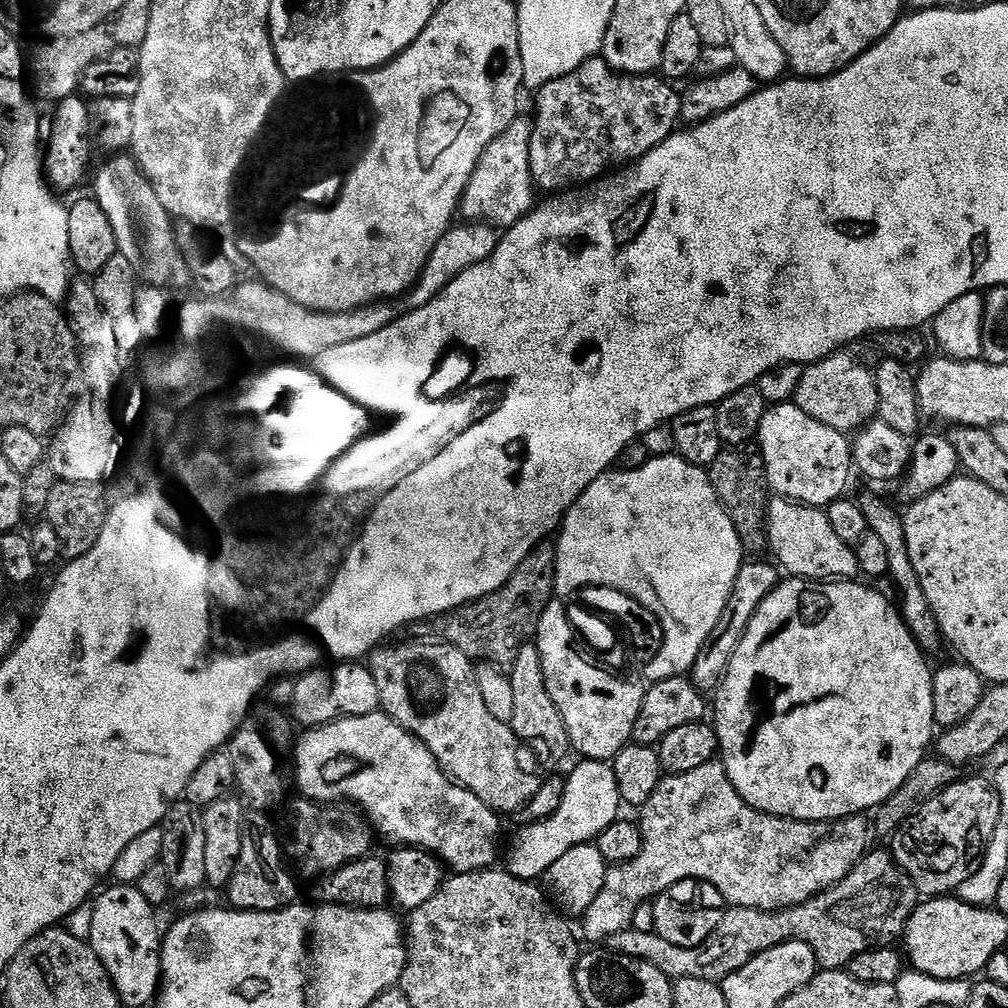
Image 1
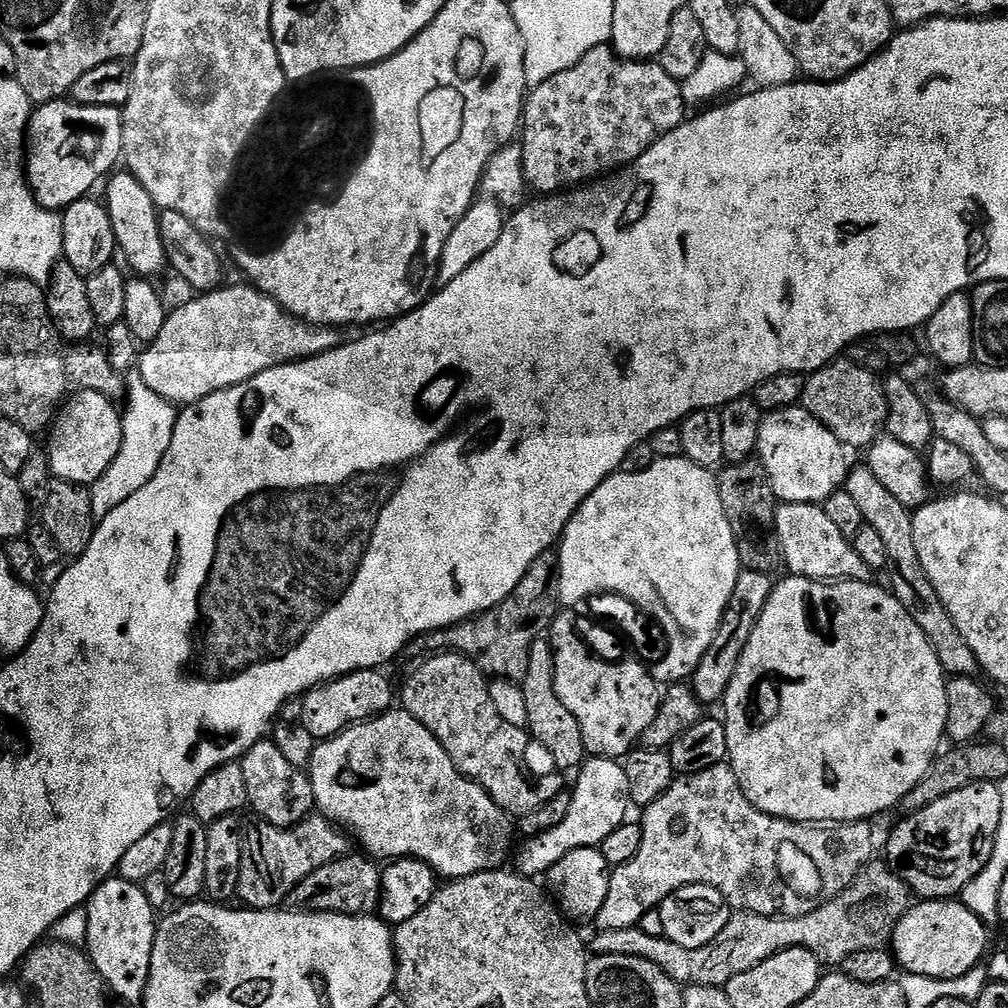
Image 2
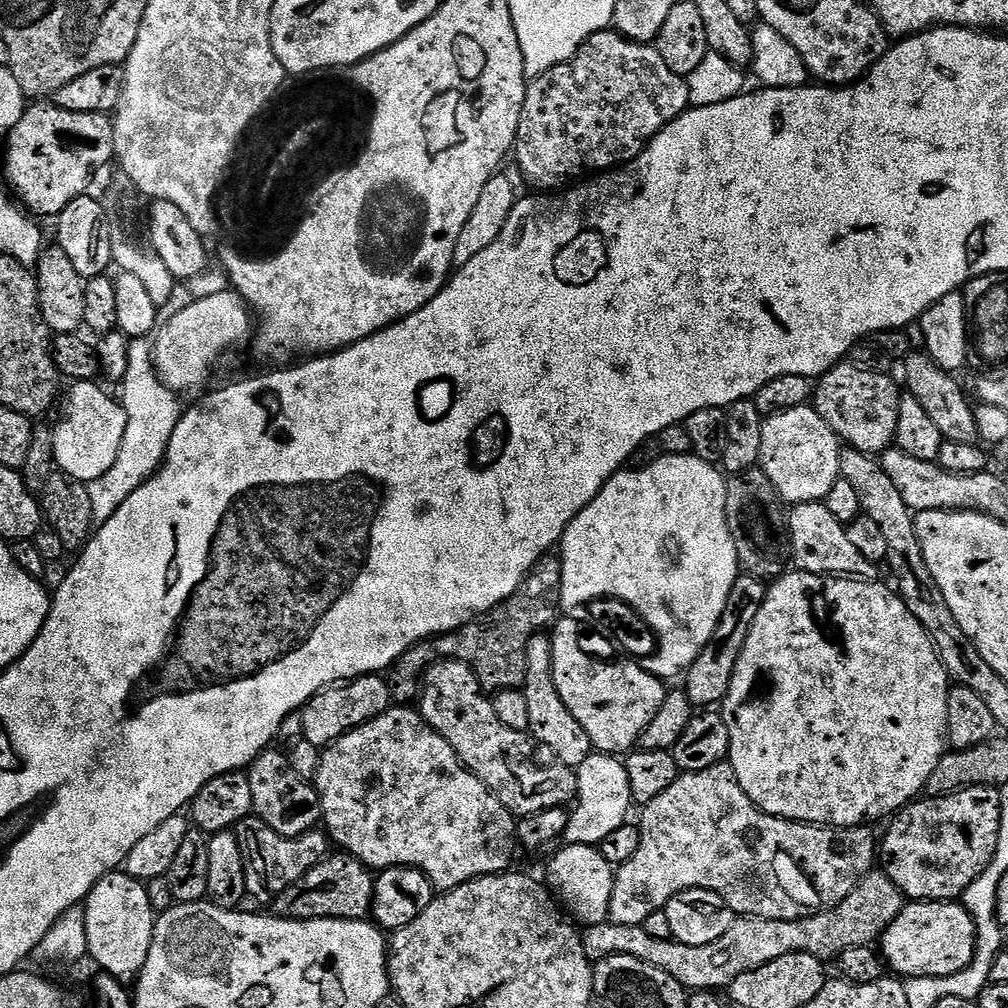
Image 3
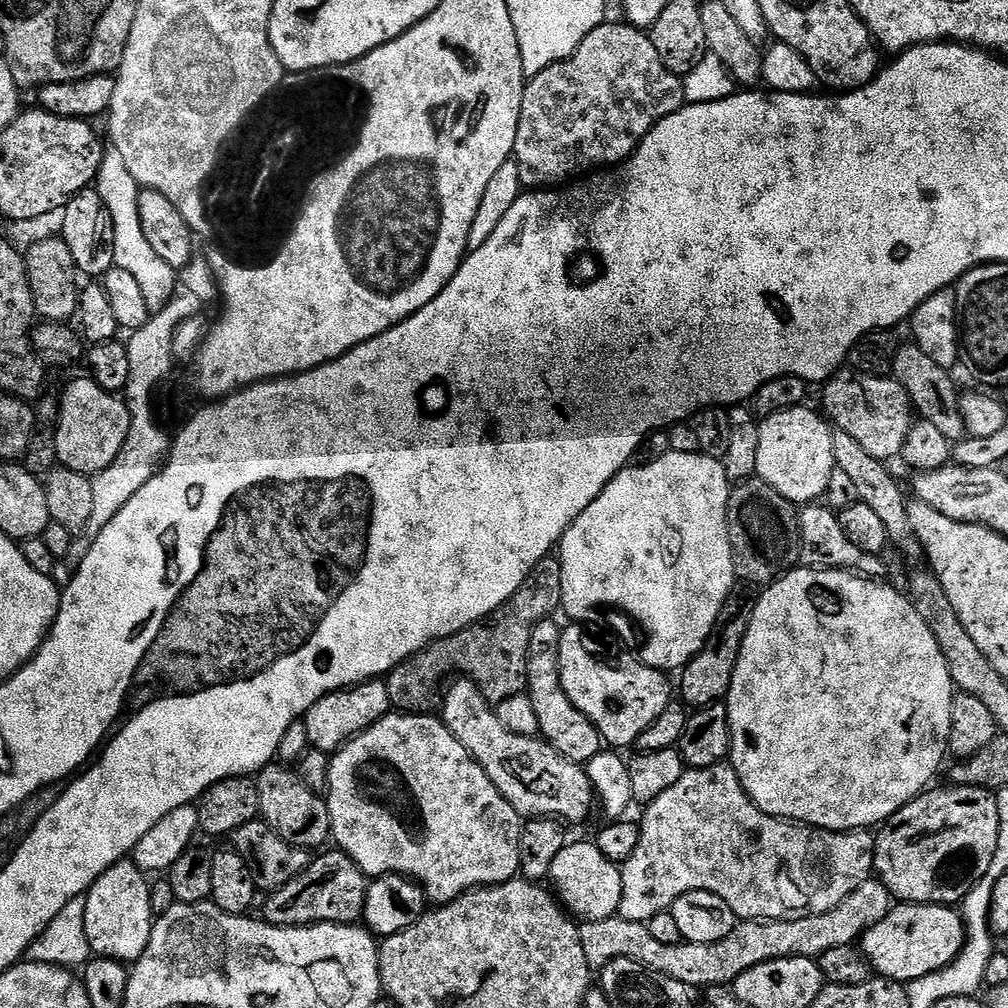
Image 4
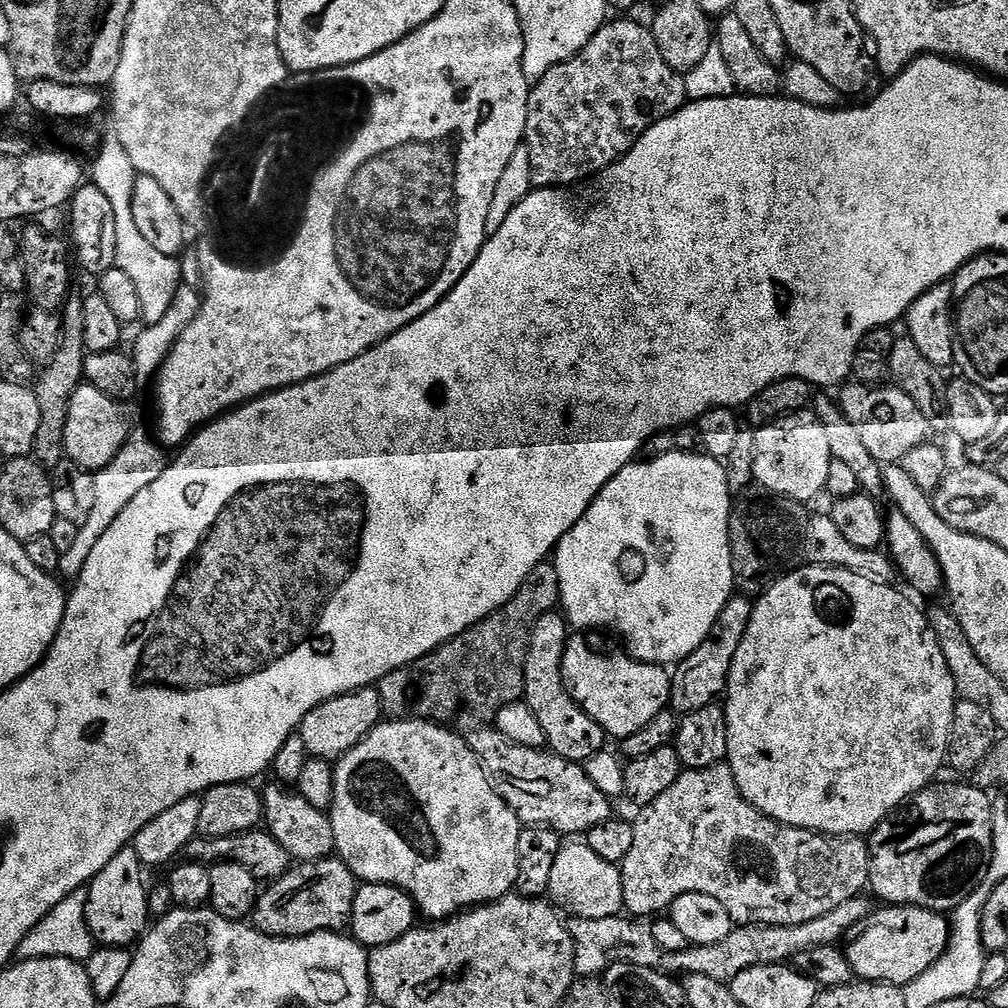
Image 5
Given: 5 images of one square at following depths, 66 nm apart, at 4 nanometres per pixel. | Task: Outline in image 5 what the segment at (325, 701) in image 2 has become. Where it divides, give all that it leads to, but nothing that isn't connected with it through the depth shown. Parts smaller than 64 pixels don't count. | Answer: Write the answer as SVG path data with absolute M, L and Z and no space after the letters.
M379 687L360 688L354 694L335 696L332 700L322 702L322 706L310 710L310 714L306 714L306 718L300 723L298 740L300 736L309 757L339 762L350 749L361 744L381 720Z

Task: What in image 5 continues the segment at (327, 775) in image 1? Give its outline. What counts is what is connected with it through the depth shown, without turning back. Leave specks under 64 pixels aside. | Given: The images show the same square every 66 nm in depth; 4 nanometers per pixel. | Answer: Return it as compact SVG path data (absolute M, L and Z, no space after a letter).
M393 720L381 722L358 746L354 746L335 765L333 800L330 817L333 824L335 855L355 874L357 881L365 884L389 884L401 888L416 903L421 917L429 916L432 922L447 920L457 912L471 910L481 904L491 904L493 900L509 895L516 887L518 878L518 838L521 822L514 810L500 797L497 785L493 783L474 750L463 735L451 732L451 727L433 724L431 720Z

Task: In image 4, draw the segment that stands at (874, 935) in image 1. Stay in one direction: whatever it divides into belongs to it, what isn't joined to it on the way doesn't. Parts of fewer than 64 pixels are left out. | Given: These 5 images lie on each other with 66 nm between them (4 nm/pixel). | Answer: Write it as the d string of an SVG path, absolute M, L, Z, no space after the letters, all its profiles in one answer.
M870 878L826 914L797 920L746 920L737 923L736 929L726 934L726 938L709 944L658 942L658 938L650 934L647 923L630 922L618 914L583 925L580 936L584 942L586 962L593 970L603 970L615 960L633 960L643 968L666 978L674 978L674 982L687 984L693 990L709 990L717 986L735 985L742 973L754 970L754 966L762 966L762 962L795 956L819 958L835 948L855 945L864 933L886 918L893 906L894 897L885 884L881 884L879 879Z

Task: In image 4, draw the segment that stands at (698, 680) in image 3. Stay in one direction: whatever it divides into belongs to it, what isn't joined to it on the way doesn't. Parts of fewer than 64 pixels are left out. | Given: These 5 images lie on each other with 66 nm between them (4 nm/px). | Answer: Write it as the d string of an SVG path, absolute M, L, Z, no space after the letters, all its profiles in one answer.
M733 590L728 595L707 644L679 673L678 696L685 705L699 710L710 704L719 704L727 697L730 682L734 678L734 666L738 662L738 654L750 626L753 607L754 596L748 592Z

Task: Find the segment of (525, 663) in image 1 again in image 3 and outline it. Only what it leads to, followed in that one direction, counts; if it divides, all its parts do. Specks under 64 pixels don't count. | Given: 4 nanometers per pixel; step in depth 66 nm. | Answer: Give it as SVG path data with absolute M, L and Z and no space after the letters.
M537 634L530 638L526 650L526 682L522 691L530 709L528 732L533 741L537 745L545 744L556 755L555 763L577 770L594 749L590 734L586 734L586 730L582 730L582 722L566 710L566 702L562 702L562 694L558 694L558 686L554 686L551 635Z

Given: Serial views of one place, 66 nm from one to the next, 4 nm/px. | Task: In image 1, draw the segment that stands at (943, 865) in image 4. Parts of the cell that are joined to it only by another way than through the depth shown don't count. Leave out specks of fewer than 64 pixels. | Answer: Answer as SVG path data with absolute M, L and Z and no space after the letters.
M957 779L933 800L927 800L911 818L891 837L890 851L896 864L914 882L916 891L924 898L944 898L955 893L976 871L984 858L990 838L1000 821L1000 799L995 787L984 780Z

